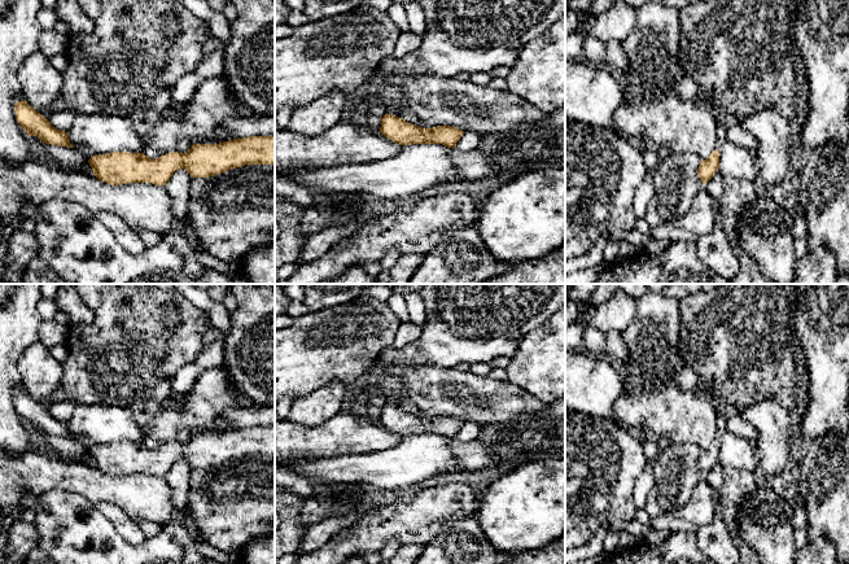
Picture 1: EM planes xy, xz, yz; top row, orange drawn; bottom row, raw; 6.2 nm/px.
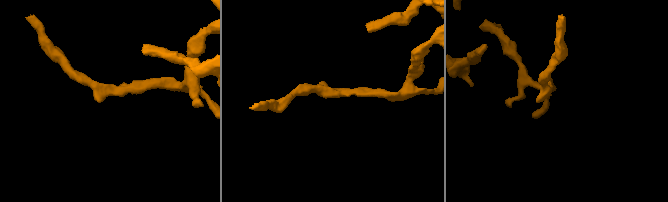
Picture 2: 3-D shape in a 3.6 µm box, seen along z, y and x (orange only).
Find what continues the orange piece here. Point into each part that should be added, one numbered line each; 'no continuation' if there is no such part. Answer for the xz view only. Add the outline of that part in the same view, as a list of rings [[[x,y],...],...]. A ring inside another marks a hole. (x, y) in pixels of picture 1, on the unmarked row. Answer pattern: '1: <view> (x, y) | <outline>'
no continuation

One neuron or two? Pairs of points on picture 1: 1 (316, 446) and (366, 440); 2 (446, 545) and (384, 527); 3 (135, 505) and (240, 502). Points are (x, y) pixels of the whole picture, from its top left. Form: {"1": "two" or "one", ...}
{"1": "one", "2": "two", "3": "two"}

